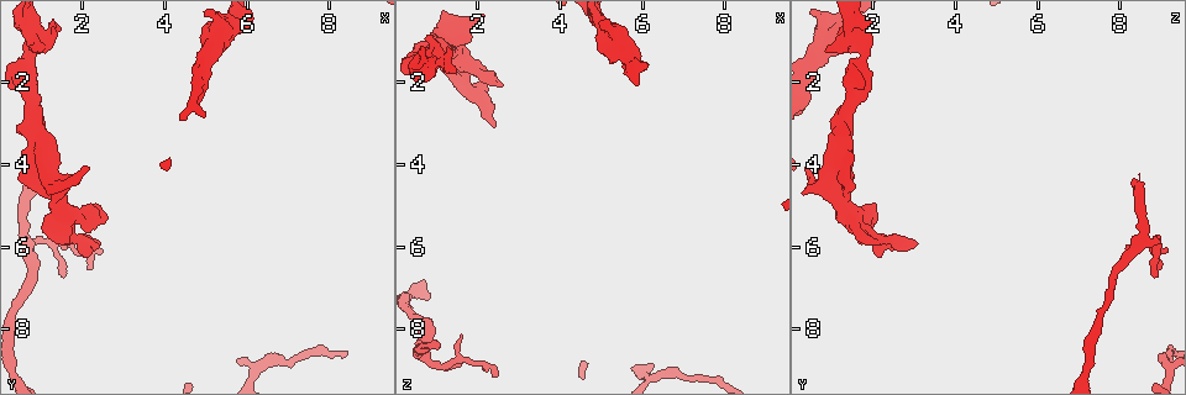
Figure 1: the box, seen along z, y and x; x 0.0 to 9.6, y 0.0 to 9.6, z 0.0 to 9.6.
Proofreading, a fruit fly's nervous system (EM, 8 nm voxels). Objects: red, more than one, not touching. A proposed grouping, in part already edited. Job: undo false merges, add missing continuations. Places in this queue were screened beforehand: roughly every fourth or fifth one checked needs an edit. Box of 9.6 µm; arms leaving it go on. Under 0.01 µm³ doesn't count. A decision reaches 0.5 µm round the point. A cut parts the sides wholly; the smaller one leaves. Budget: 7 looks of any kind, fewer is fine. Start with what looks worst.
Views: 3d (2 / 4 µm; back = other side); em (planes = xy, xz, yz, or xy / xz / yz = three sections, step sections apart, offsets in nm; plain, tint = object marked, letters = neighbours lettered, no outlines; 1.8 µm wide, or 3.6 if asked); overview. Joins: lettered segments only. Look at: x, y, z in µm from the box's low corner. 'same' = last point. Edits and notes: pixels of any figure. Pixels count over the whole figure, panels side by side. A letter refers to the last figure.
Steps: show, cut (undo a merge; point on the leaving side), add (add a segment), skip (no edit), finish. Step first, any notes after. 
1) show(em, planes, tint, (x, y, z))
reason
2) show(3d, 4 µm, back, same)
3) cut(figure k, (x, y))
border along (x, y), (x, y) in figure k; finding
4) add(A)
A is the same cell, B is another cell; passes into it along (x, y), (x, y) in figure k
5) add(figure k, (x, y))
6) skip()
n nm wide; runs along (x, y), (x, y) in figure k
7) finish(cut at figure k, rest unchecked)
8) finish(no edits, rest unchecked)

show(em, planes, letters, (1.50, 5.20, 1.40))
arms part here

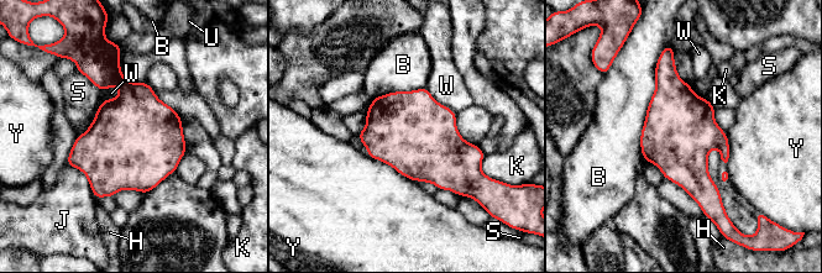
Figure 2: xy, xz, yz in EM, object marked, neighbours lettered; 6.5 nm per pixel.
skip()
B, H, J, K, S, U, W and Y are other cells; continuous, no second neuron

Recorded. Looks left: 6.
show(em, 3.6 µm, planes, letters, (0.80, 1.15, 0.90))
an open end

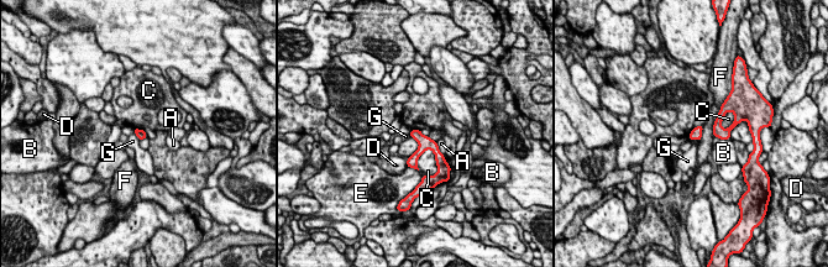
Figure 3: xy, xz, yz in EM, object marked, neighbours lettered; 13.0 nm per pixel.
skip()
A, B, C, D, E, F and G are other cells; border along (430, 148), (419, 157), (418, 169) in figure 3; none of them fits

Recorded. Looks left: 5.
show(3d, 2 µm, (2.45, 6.05, 9.15))
thin end

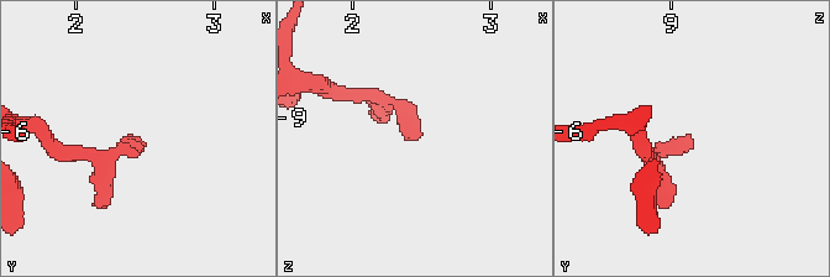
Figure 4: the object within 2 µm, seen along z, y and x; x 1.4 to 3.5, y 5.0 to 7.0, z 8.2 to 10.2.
show(em, planes, letters, (2.48, 6.08, 9.12))

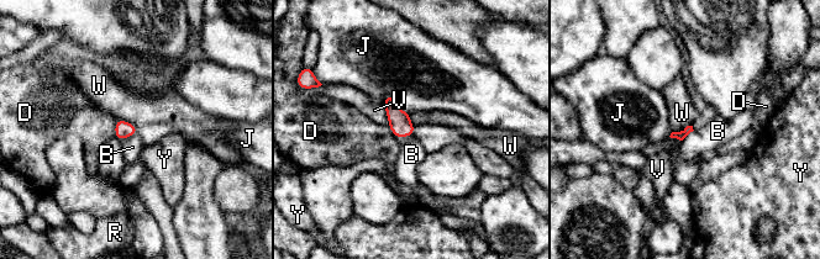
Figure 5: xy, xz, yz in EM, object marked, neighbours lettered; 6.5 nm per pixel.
skip()
B, D, J, R, V, W and Y are other cells; border along (116, 119), (129, 121), (137, 128) in figure 5; none of them fits

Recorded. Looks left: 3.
finish(no edits, rest unchecked)

